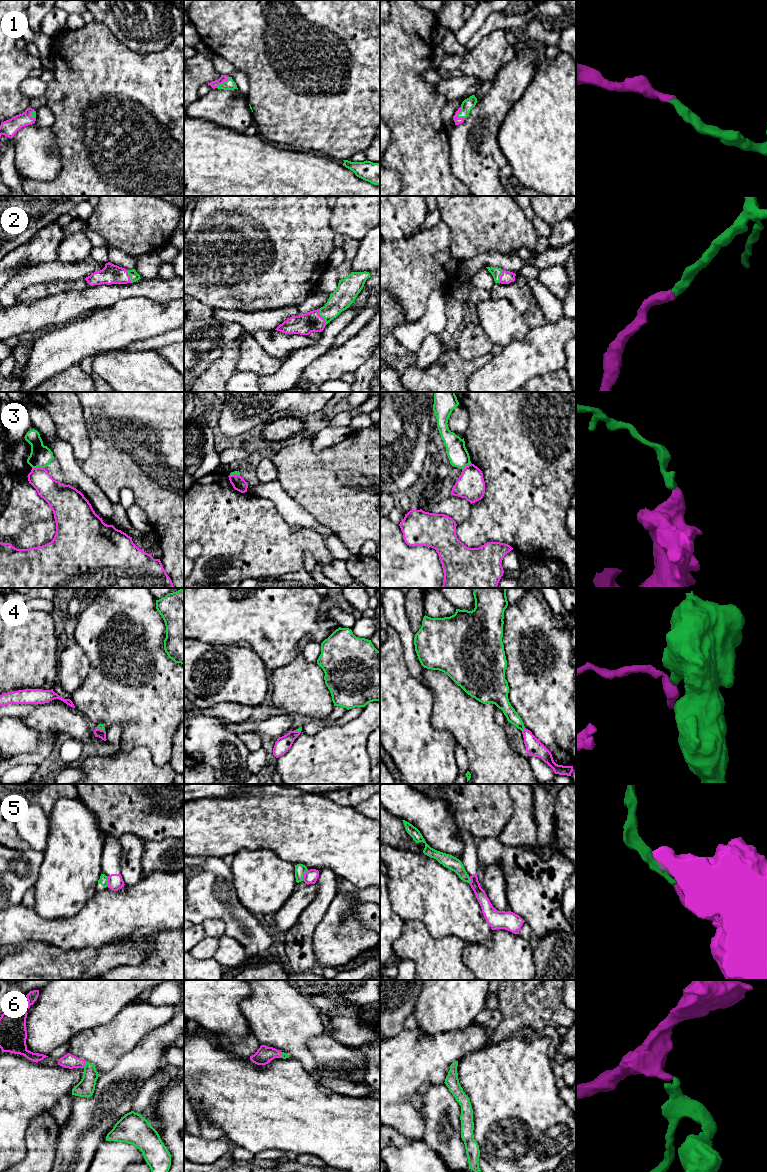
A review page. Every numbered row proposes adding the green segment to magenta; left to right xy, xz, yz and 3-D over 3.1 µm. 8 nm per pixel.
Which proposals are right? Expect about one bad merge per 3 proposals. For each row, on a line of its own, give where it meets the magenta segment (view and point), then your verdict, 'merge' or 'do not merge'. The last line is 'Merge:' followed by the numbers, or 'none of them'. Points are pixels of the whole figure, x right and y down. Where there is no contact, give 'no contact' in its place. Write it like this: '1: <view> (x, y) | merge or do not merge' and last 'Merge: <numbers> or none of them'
1: yz (458, 112) | merge
2: xz (321, 317) | merge
3: xy (38, 467) | do not merge
4: yz (523, 729) | do not merge
5: xz (304, 875) | do not merge
6: xy (84, 1065) | merge
Merge: 1, 2, 6

